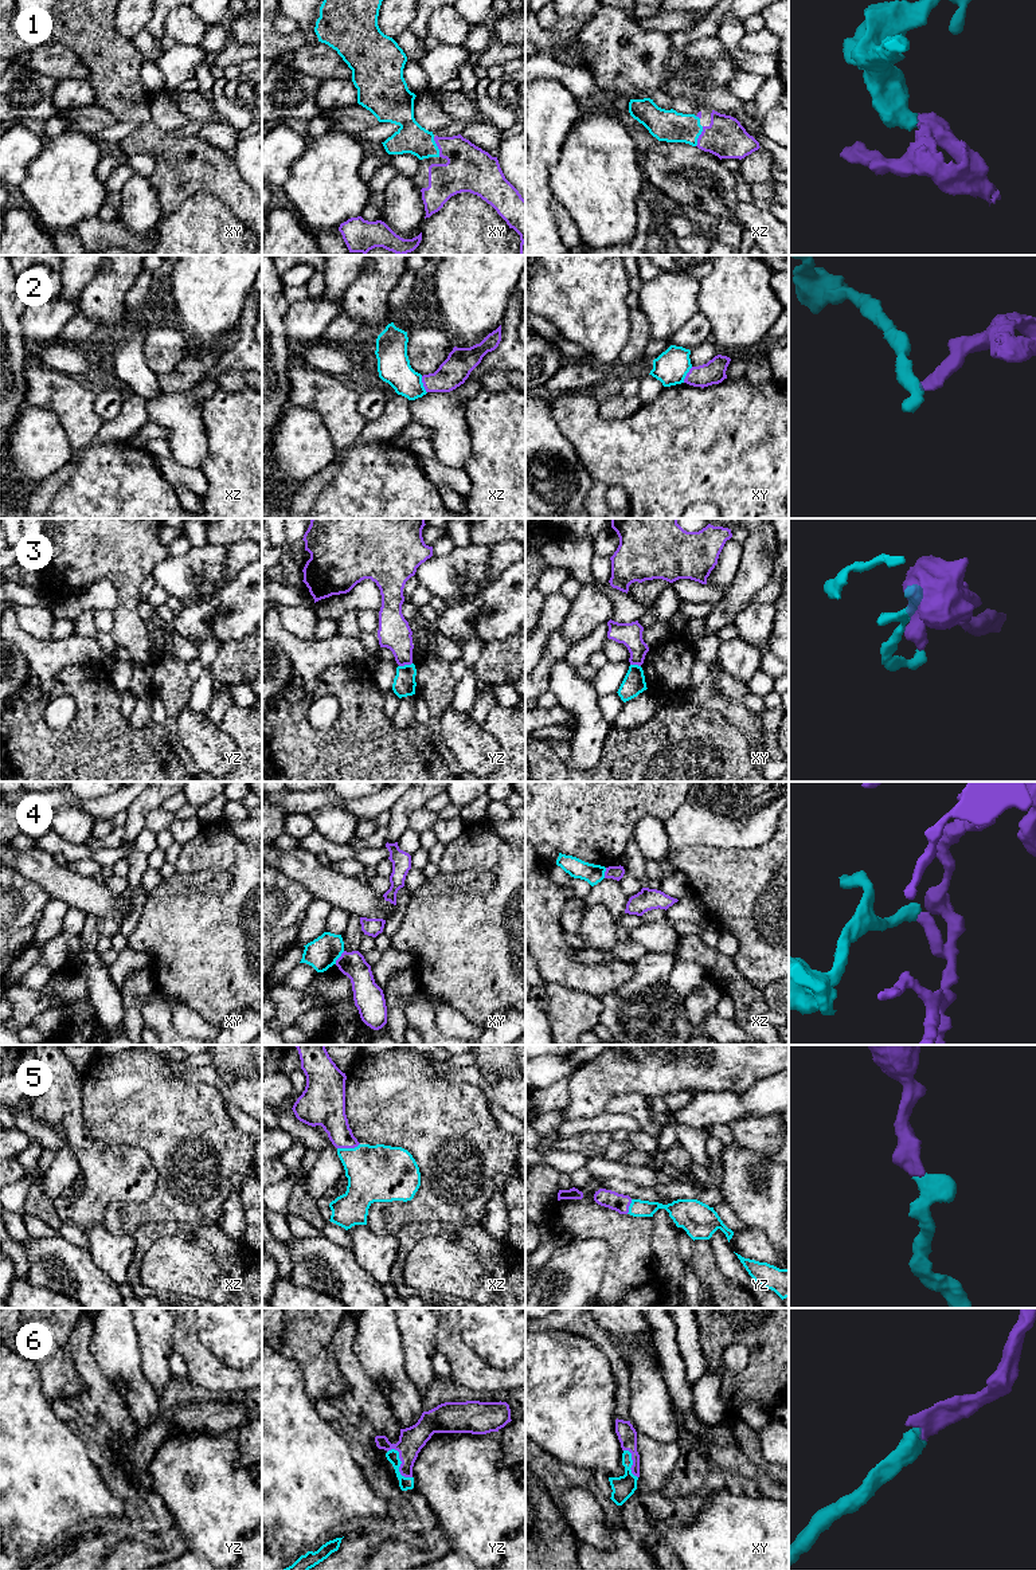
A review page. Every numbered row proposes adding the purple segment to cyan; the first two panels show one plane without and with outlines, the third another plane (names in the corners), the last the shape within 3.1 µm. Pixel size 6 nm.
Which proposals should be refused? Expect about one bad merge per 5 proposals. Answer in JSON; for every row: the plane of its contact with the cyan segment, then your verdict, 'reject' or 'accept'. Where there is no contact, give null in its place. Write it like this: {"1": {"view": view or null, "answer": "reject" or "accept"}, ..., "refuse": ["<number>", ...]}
{"1": {"view": "xy", "answer": "accept"}, "2": {"view": "xz", "answer": "reject"}, "3": {"view": "yz", "answer": "reject"}, "4": {"view": "xy", "answer": "reject"}, "5": {"view": "xz", "answer": "accept"}, "6": {"view": "yz", "answer": "accept"}, "refuse": ["2", "3", "4"]}

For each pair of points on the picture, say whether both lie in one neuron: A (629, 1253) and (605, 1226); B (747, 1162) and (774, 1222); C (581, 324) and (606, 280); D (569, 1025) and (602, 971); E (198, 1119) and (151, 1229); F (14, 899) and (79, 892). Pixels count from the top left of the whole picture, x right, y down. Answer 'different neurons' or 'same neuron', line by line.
A: same neuron
B: same neuron
C: same neuron
D: different neurons
E: different neurons
F: different neurons

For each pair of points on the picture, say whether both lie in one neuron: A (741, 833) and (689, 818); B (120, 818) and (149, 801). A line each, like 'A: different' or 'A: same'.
A: same
B: different

